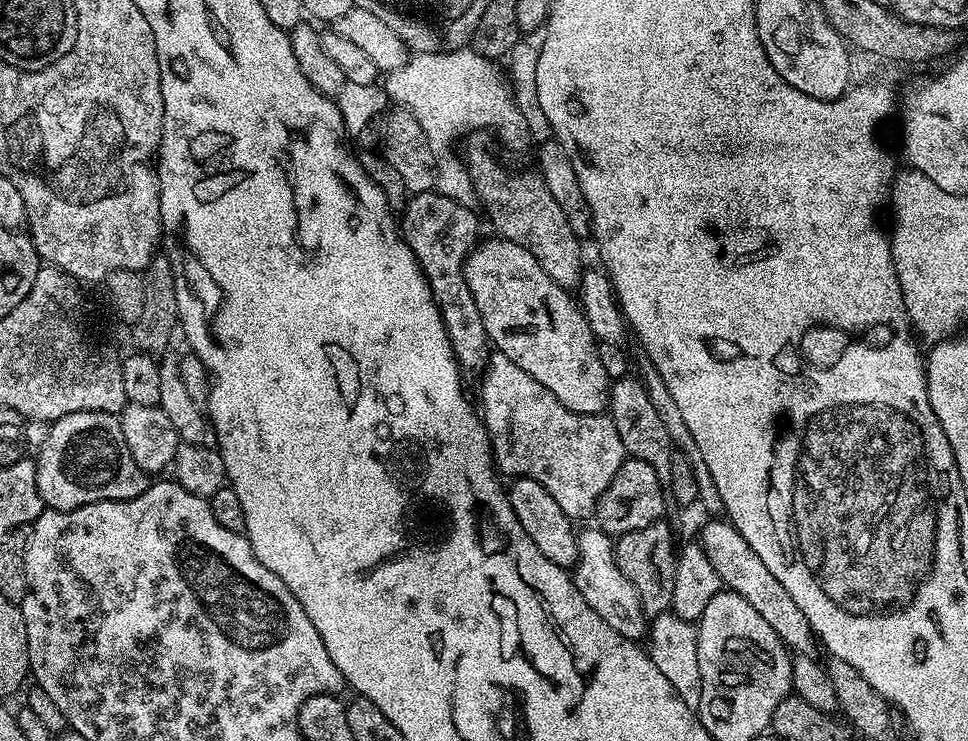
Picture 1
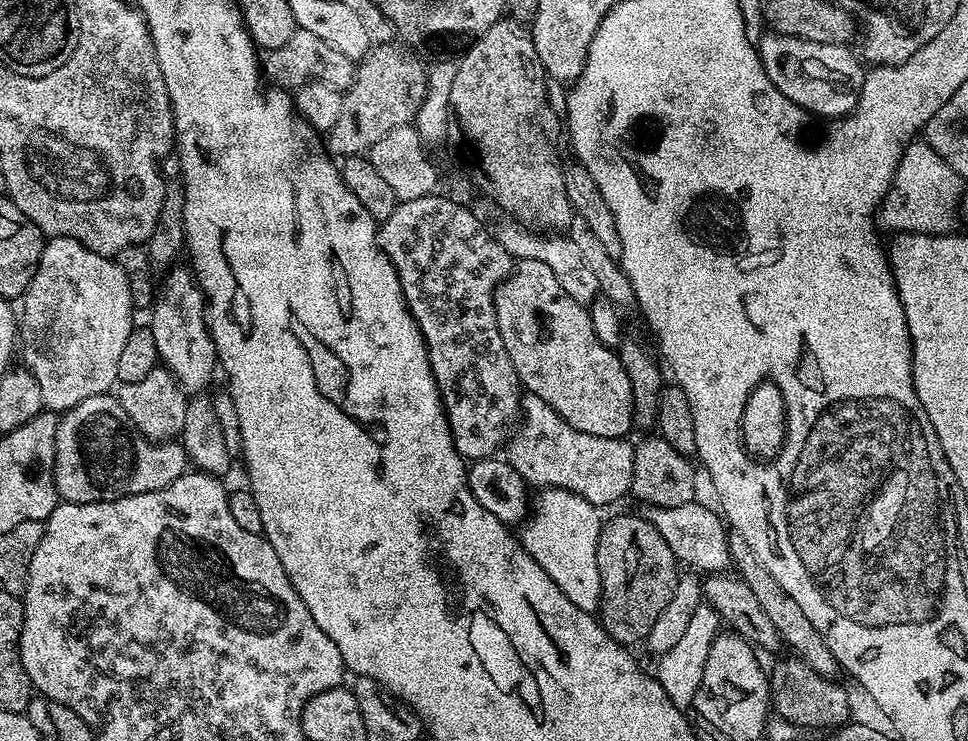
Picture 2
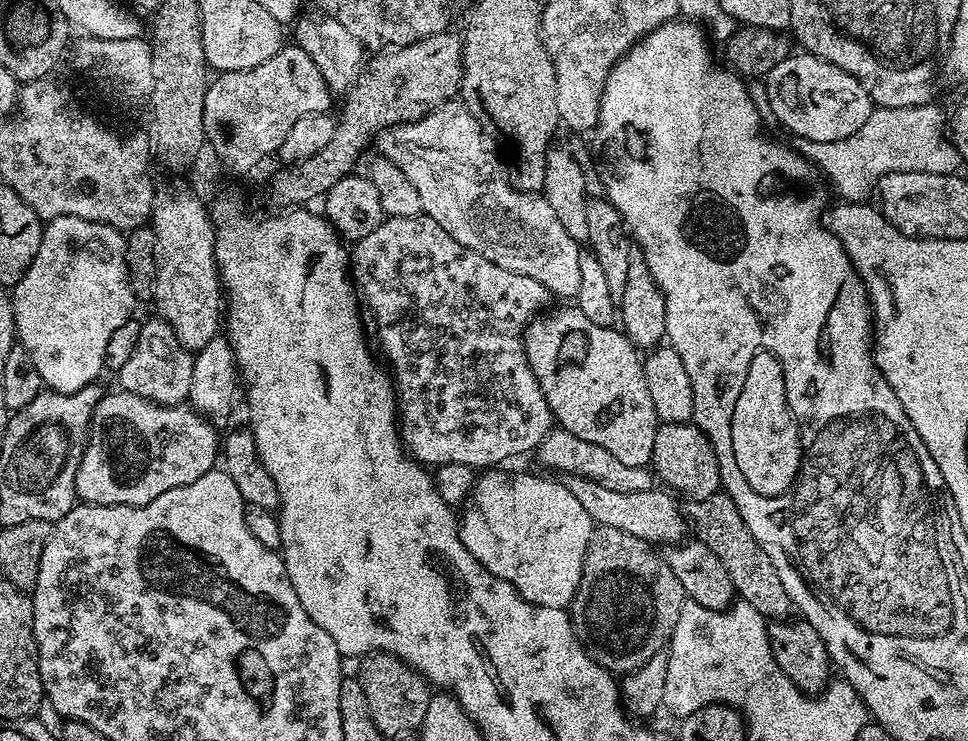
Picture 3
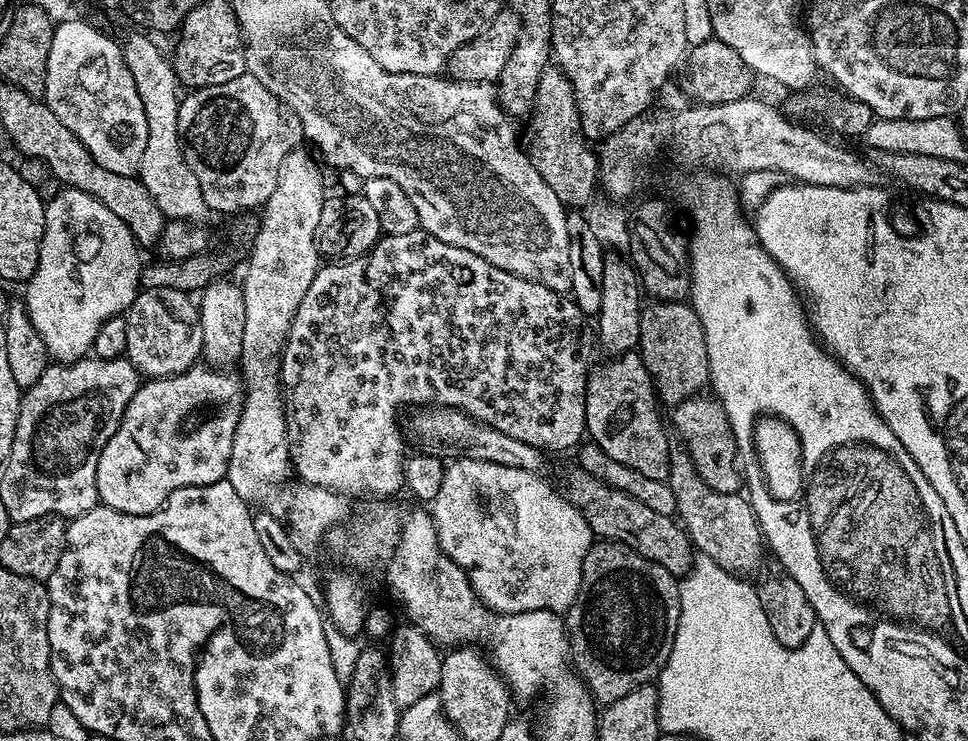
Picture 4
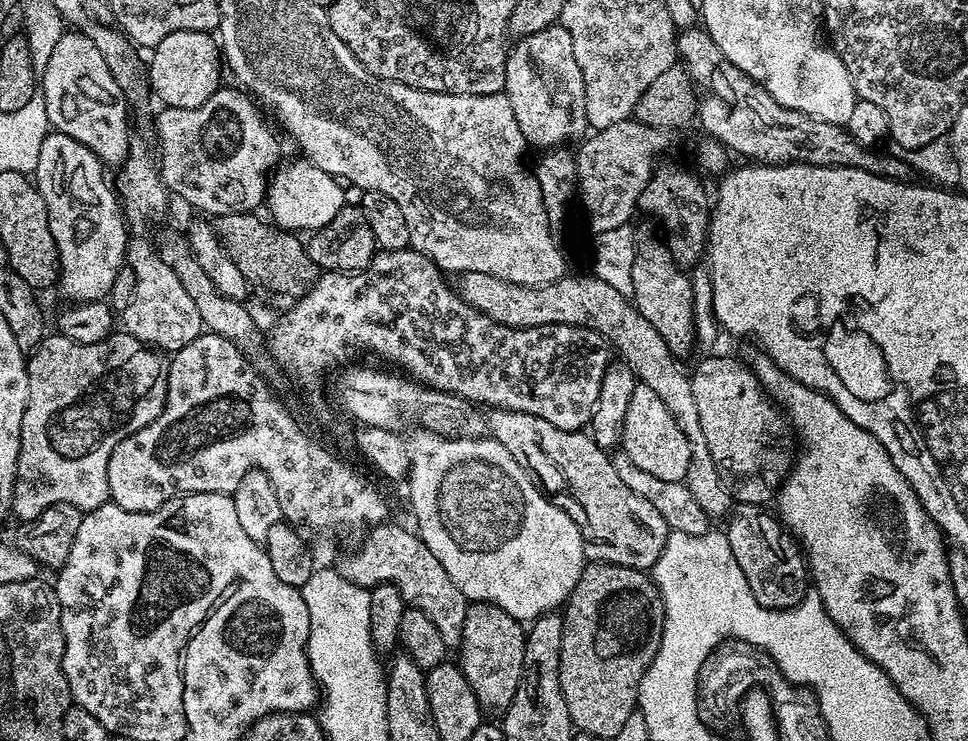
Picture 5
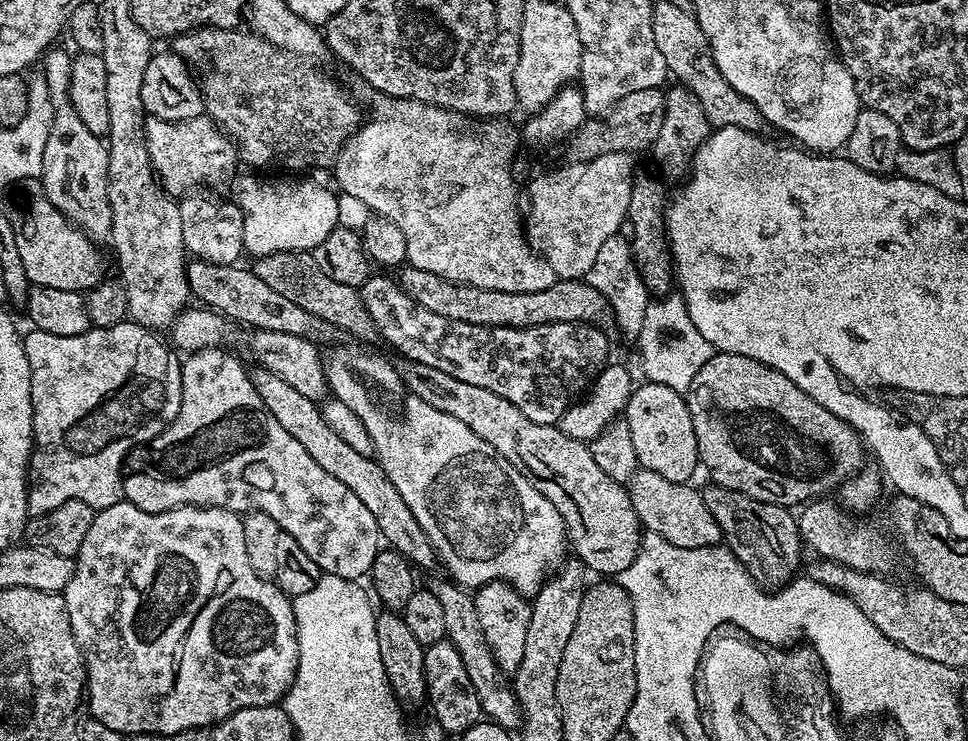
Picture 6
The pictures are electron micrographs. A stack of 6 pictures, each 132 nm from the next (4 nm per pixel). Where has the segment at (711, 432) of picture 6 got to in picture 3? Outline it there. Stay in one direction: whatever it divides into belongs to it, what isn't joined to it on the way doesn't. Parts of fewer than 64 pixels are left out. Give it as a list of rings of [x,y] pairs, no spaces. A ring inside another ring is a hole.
[[[692,422],[687,424],[661,423],[657,427],[650,468],[658,477],[661,485],[667,486],[676,494],[685,492],[686,495],[692,496],[688,498],[693,501],[705,500],[717,495],[722,488],[718,458],[708,442],[708,436]]]

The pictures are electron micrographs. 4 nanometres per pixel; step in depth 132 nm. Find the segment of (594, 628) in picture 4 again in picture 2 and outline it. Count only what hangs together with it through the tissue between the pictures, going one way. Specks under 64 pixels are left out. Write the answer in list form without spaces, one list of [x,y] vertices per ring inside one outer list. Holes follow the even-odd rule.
[[[643,515],[616,516],[601,527],[596,557],[602,582],[600,623],[619,644],[633,646],[639,640],[647,641],[650,626],[666,610],[678,579],[678,561],[670,546],[666,546],[666,538]]]

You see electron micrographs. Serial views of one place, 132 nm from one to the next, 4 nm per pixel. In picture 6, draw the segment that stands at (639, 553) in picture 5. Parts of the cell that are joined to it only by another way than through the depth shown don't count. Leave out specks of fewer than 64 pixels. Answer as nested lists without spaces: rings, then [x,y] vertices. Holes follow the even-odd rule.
[[[193,259],[187,265],[188,290],[196,296],[201,305],[219,312],[237,325],[249,324],[249,329],[276,331],[282,334],[300,335],[312,344],[319,345],[320,340],[332,340],[338,336],[338,330],[333,324],[328,324],[320,316],[302,310],[302,306],[294,306],[290,298],[282,298],[271,286],[266,286],[255,271],[240,268],[236,264],[211,264],[205,260]],[[403,358],[397,359],[395,366],[404,385],[418,394],[422,402],[430,402],[434,410],[442,410],[442,414],[450,414],[450,418],[458,418],[458,422],[470,426],[482,442],[494,446],[542,498],[549,500],[562,518],[571,551],[572,548],[576,551],[575,559],[589,573],[601,572],[604,575],[601,577],[616,578],[630,566],[640,549],[640,519],[630,502],[627,487],[614,482],[610,474],[599,468],[585,441],[570,438],[556,424],[534,422],[518,406],[494,394],[494,390],[450,378],[450,374],[434,370],[434,366]]]

